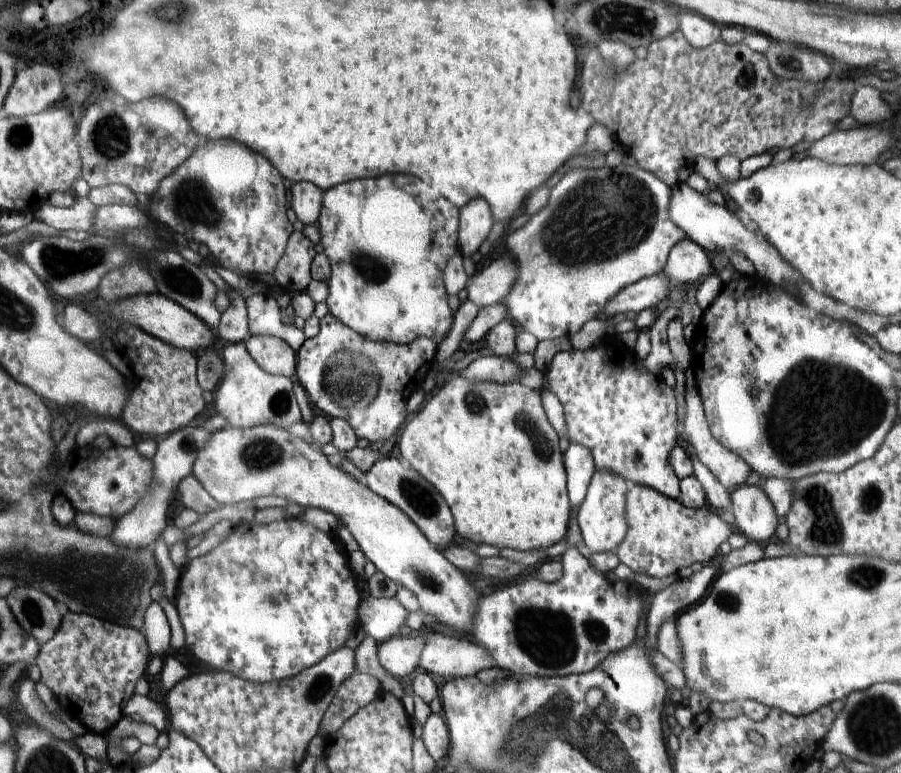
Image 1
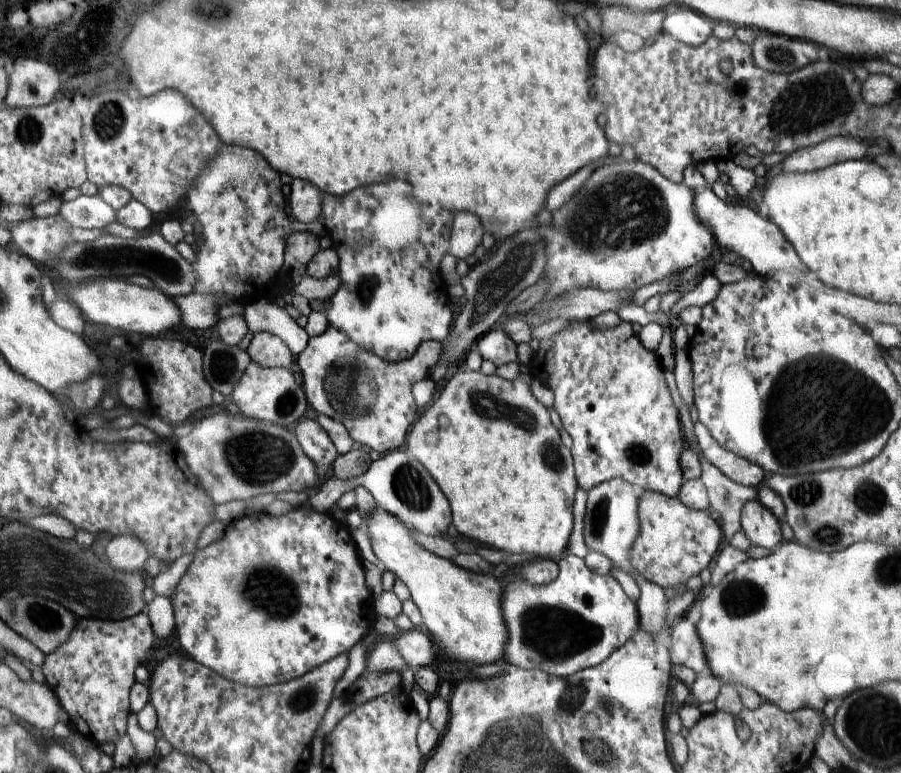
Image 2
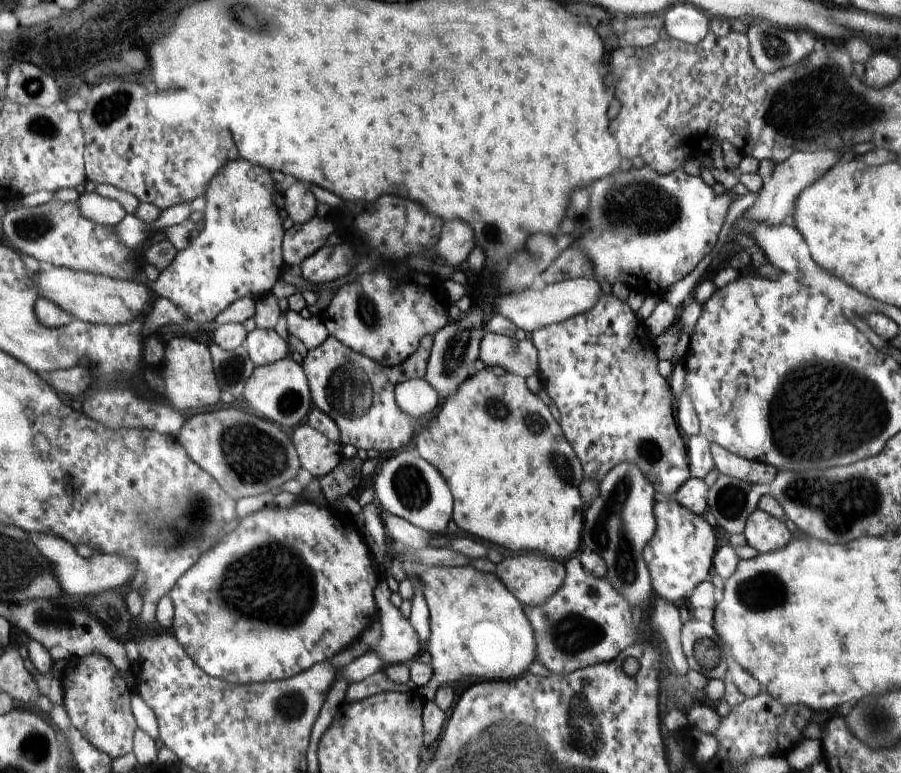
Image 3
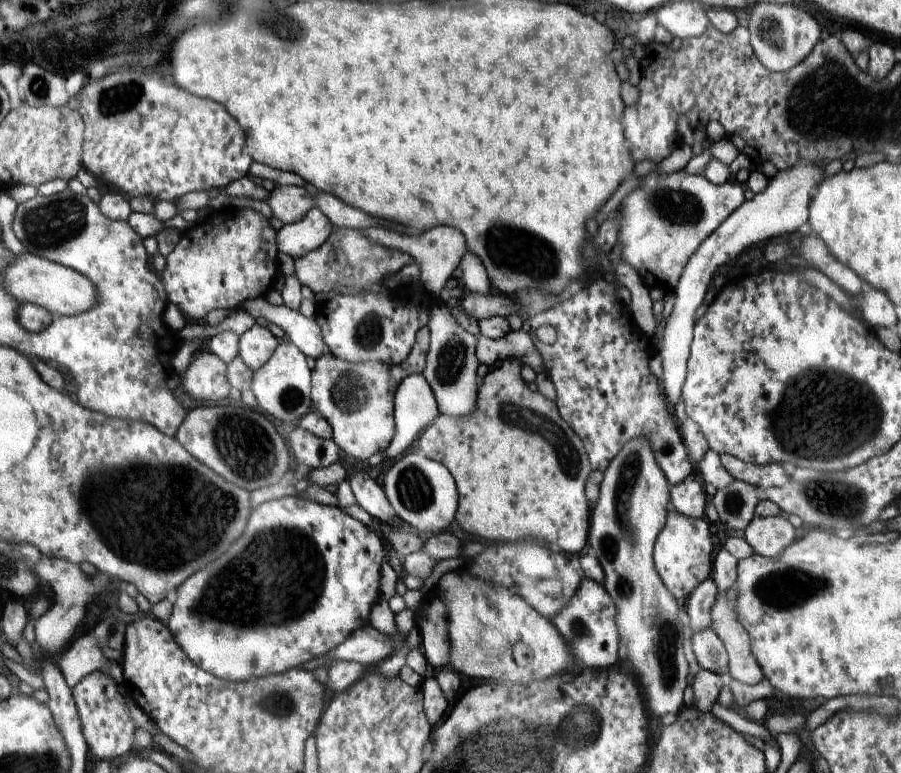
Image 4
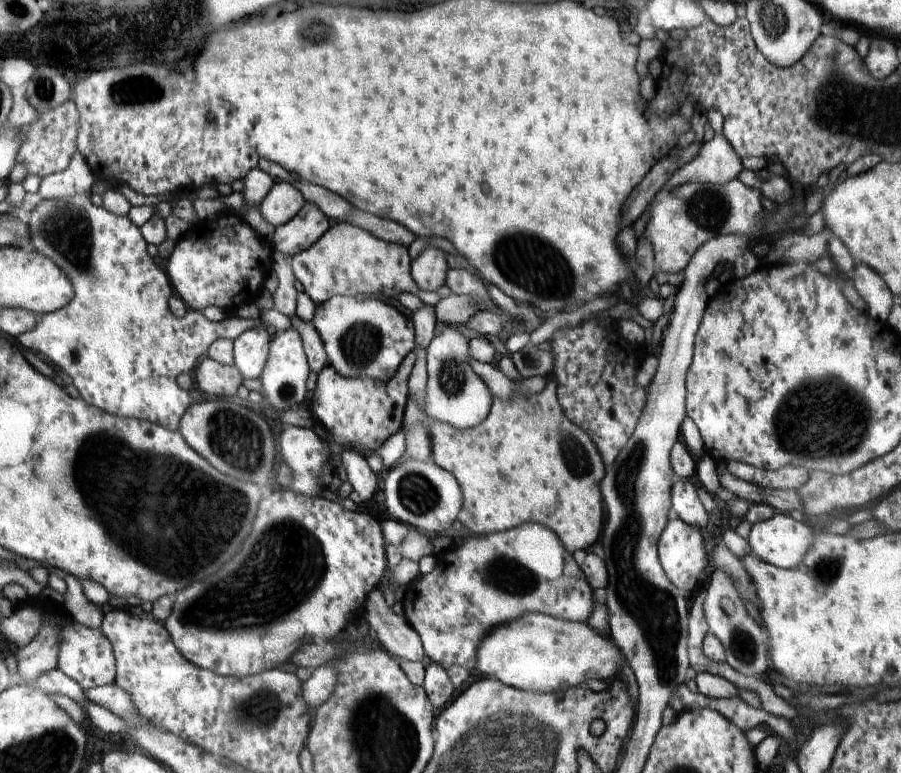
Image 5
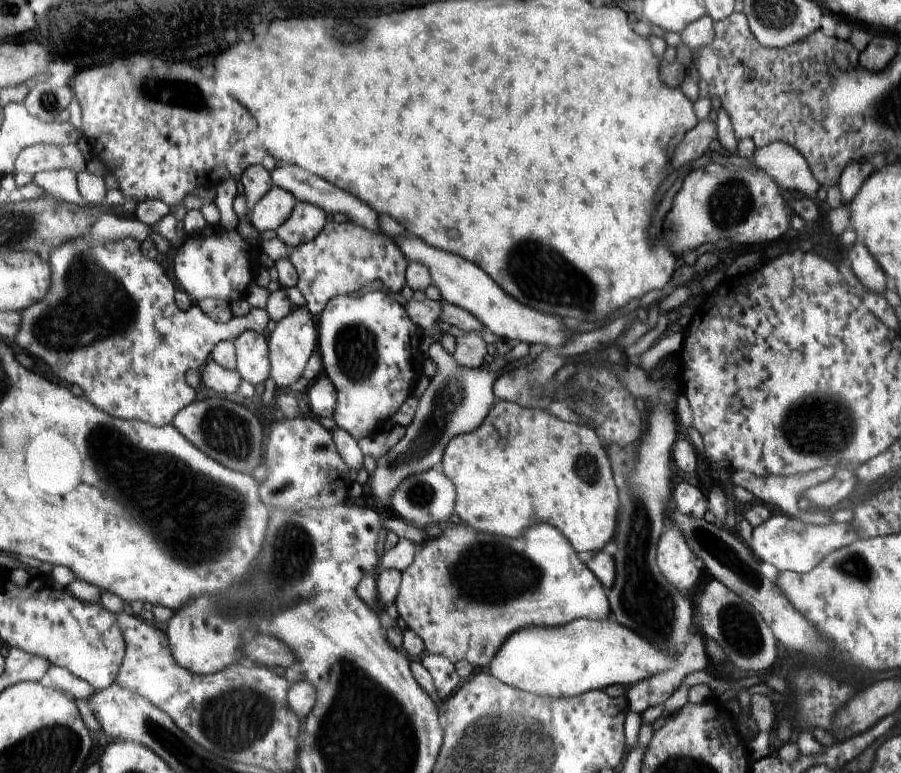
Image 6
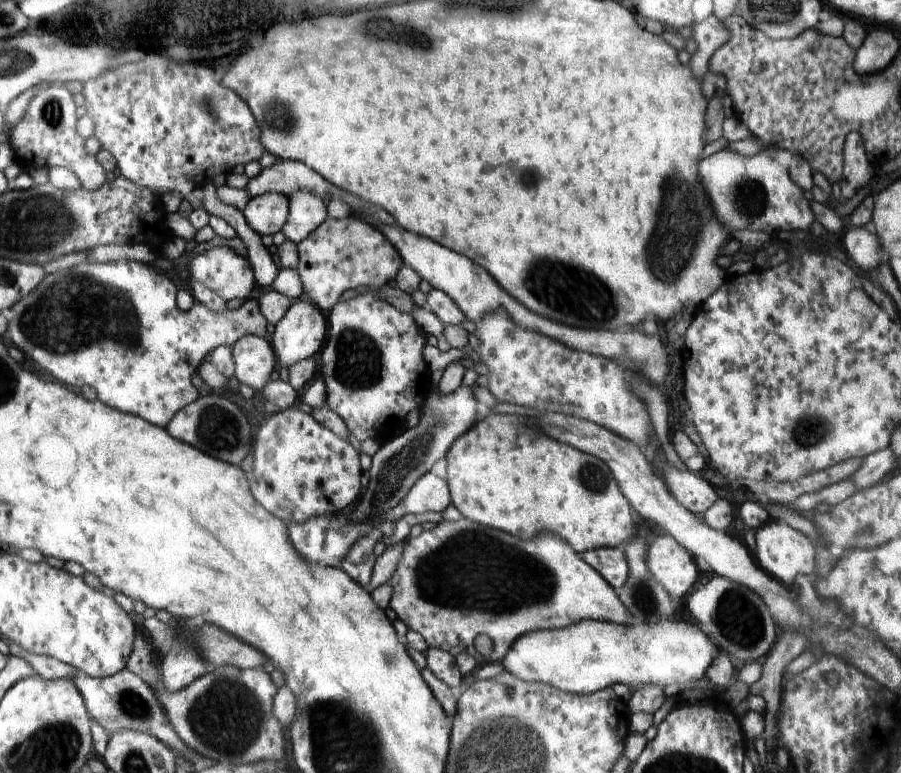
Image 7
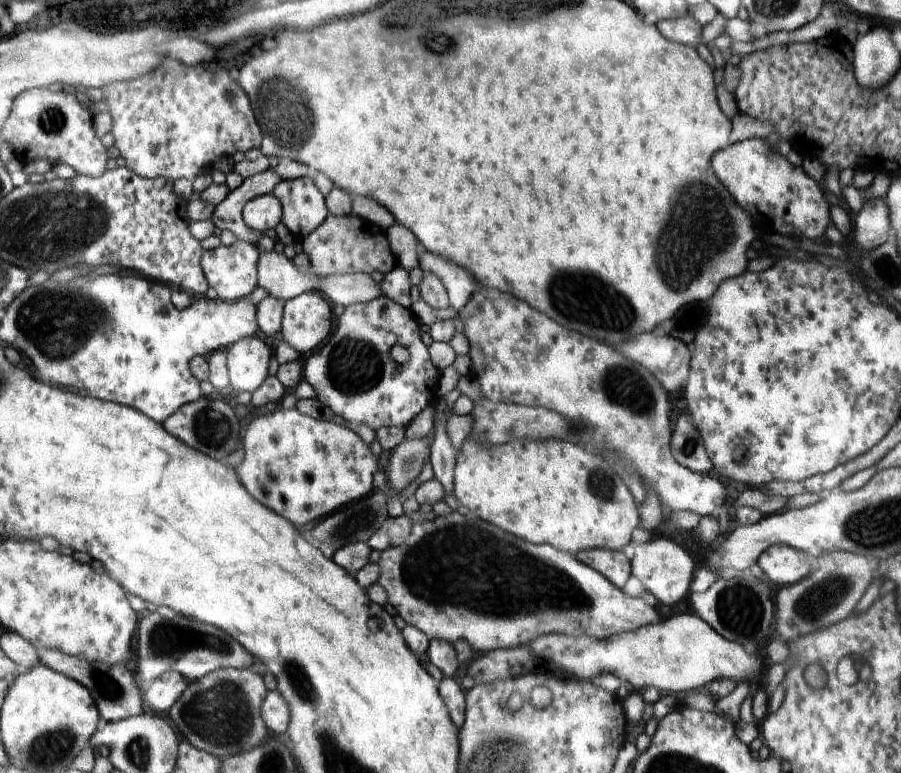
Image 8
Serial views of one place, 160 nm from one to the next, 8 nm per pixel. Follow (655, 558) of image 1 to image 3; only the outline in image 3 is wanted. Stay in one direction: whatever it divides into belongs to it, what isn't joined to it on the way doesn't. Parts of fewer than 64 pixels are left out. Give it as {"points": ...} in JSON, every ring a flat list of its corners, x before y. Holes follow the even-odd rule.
{"points":[[658,501,658,522,654,536,642,551,644,562,650,562,654,570,654,592,678,608,693,596,694,589,706,581,712,558,716,558,716,534,704,516,696,516,678,501]]}

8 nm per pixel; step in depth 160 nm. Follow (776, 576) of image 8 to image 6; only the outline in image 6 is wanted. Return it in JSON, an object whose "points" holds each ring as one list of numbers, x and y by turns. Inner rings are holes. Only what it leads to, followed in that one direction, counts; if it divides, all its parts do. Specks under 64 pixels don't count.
{"points":[[776,514,754,528,749,548,762,562,768,562,780,572,810,573,834,550,850,545,860,538,850,523,831,522,827,525,804,524,792,516]]}

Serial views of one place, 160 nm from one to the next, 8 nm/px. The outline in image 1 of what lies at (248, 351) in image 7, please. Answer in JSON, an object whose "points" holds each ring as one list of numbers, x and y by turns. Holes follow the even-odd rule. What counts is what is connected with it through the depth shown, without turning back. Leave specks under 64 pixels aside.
{"points":[[251,335,245,342,254,362,271,375,284,375,290,378,297,372,297,356,292,347,278,337,270,335]]}

